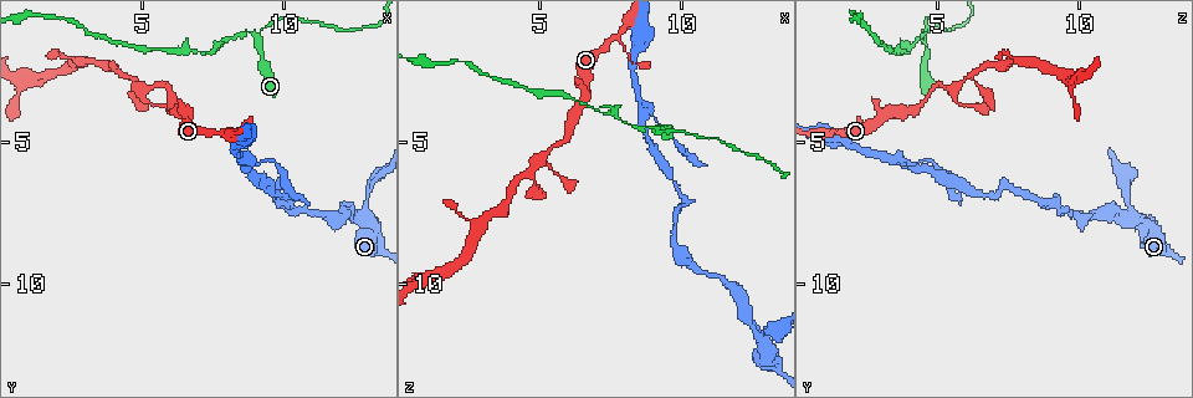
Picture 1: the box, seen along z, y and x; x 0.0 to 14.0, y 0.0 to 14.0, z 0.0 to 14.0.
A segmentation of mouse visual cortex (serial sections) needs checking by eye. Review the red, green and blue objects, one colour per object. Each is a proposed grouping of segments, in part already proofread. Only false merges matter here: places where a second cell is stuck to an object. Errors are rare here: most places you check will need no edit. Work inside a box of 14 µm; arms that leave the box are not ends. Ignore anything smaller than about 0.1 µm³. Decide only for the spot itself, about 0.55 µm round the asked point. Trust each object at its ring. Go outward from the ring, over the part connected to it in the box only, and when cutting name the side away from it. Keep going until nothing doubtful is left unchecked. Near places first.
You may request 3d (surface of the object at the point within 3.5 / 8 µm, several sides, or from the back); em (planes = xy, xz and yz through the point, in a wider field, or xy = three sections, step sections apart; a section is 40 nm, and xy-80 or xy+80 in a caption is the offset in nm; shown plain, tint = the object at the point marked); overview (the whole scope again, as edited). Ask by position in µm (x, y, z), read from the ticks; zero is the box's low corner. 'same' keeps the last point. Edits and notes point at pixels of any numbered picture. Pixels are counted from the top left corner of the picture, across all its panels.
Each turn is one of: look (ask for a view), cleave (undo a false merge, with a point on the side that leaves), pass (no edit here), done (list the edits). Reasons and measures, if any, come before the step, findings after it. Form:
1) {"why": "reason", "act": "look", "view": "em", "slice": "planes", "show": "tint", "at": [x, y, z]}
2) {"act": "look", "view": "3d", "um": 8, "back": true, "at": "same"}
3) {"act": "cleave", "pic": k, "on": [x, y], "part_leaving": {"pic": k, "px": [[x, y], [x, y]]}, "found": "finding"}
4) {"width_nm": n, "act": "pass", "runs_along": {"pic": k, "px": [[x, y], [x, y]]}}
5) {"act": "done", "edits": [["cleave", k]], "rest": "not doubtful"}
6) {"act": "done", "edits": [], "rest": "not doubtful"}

{"why": "abrupt turn", "act": "look", "view": "3d", "um": 3.5, "at": [10.1, 6.9, 7.1]}

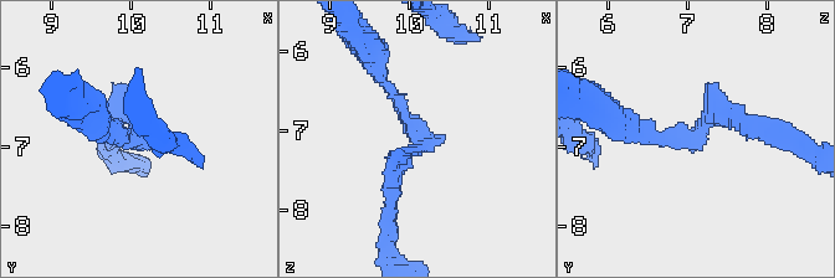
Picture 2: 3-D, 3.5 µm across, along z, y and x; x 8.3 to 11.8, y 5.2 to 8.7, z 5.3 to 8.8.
{"arm_widths_nm": [200, 250], "why": "now the EM", "act": "look", "view": "em", "slice": "xy", "step": 1, "show": "tint", "at": [10.15, 6.80, 7.15]}

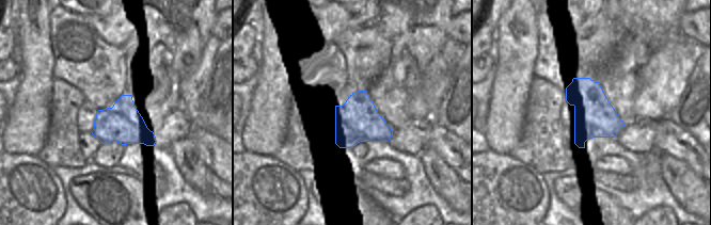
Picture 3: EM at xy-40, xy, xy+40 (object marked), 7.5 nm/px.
{"act": "pass", "runs_along": {"pic": 2, "px": [[390, 199], [421, 139], [379, 75]]}, "found": "one cell here"}

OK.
{"why": "a fork", "act": "look", "view": "em", "slice": "planes", "show": "tint", "at": [9.1, 1.3, 4.5]}

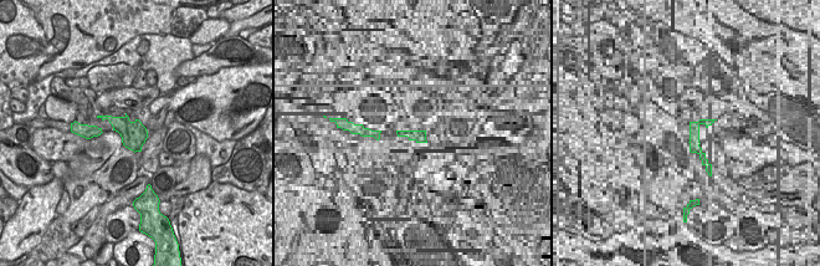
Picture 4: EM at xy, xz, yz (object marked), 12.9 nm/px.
{"why": "wider look", "act": "look", "view": "3d", "um": 3.5, "at": "same"}

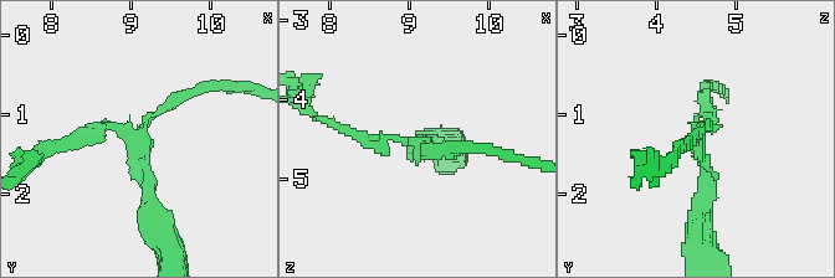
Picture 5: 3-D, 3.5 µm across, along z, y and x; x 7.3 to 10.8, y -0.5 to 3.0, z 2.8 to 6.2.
{"width_nm": 320, "act": "pass", "runs_along": {"pic": 5, "px": [[154, 216], [127, 124], [66, 140]]}, "found": "one cell here"}

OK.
{"act": "look", "view": "3d", "um": 3.5, "at": [8.7, 6.0, 4.2]}

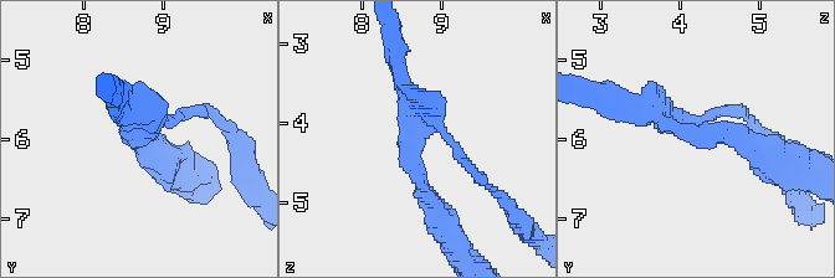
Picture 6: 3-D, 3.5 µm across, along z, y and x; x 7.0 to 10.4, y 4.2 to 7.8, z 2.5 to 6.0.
{"arms": 3, "arm_widths_nm": [150, 200, 250], "why": "shape alone is not enough", "act": "look", "view": "em", "slice": "planes", "show": "tint", "at": [8.55, 5.90, 4.20]}

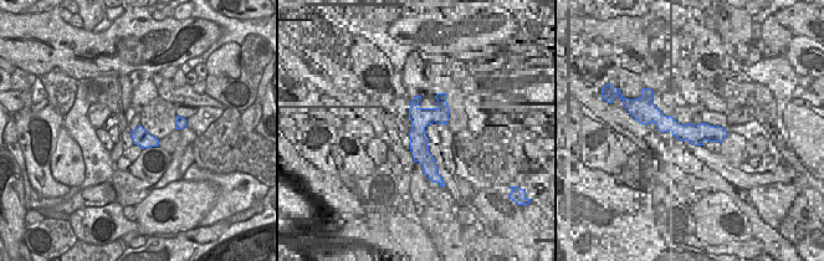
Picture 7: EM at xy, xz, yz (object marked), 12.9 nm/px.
{"act": "pass", "runs_along": {"pic": 6, "px": [[761, 159], [624, 102]]}, "found": "continuous, no second cell"}

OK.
{"why": "side arm on a straight run", "act": "look", "view": "3d", "um": 3.5, "at": [4.8, 2.9, 6.0]}

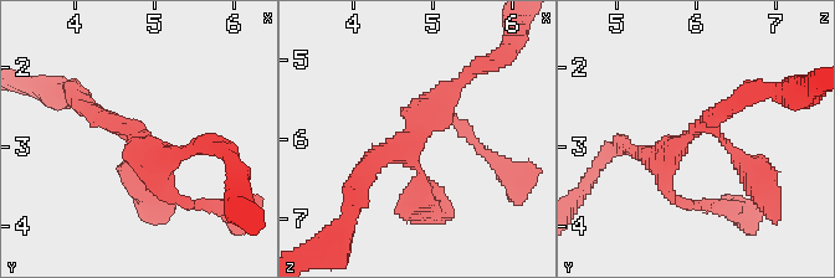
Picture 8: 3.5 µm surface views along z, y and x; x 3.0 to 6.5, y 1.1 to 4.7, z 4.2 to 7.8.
{"arms": 3, "arm_widths_nm": [200, 200, 250], "why": "now the EM", "act": "look", "view": "em", "slice": "xy", "step": 1, "show": "tint", "at": [4.75, 2.85, 5.95]}

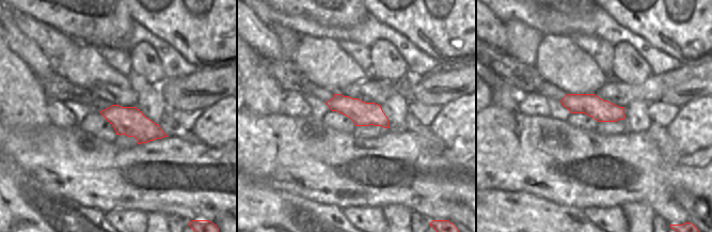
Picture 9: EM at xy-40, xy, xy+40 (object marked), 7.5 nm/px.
{"why": "another direction", "act": "look", "view": "em", "slice": "xy", "step": 3, "show": "tint", "at": "same"}

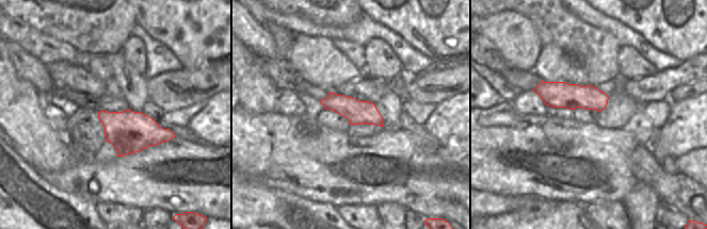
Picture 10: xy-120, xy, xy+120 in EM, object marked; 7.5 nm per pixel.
{"act": "pass", "runs_along": {"pic": 10, "px": [[537, 90], [605, 101]]}, "found": "all the same cell"}

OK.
{"act": "done", "edits": [], "rest": "not doubtful"}

